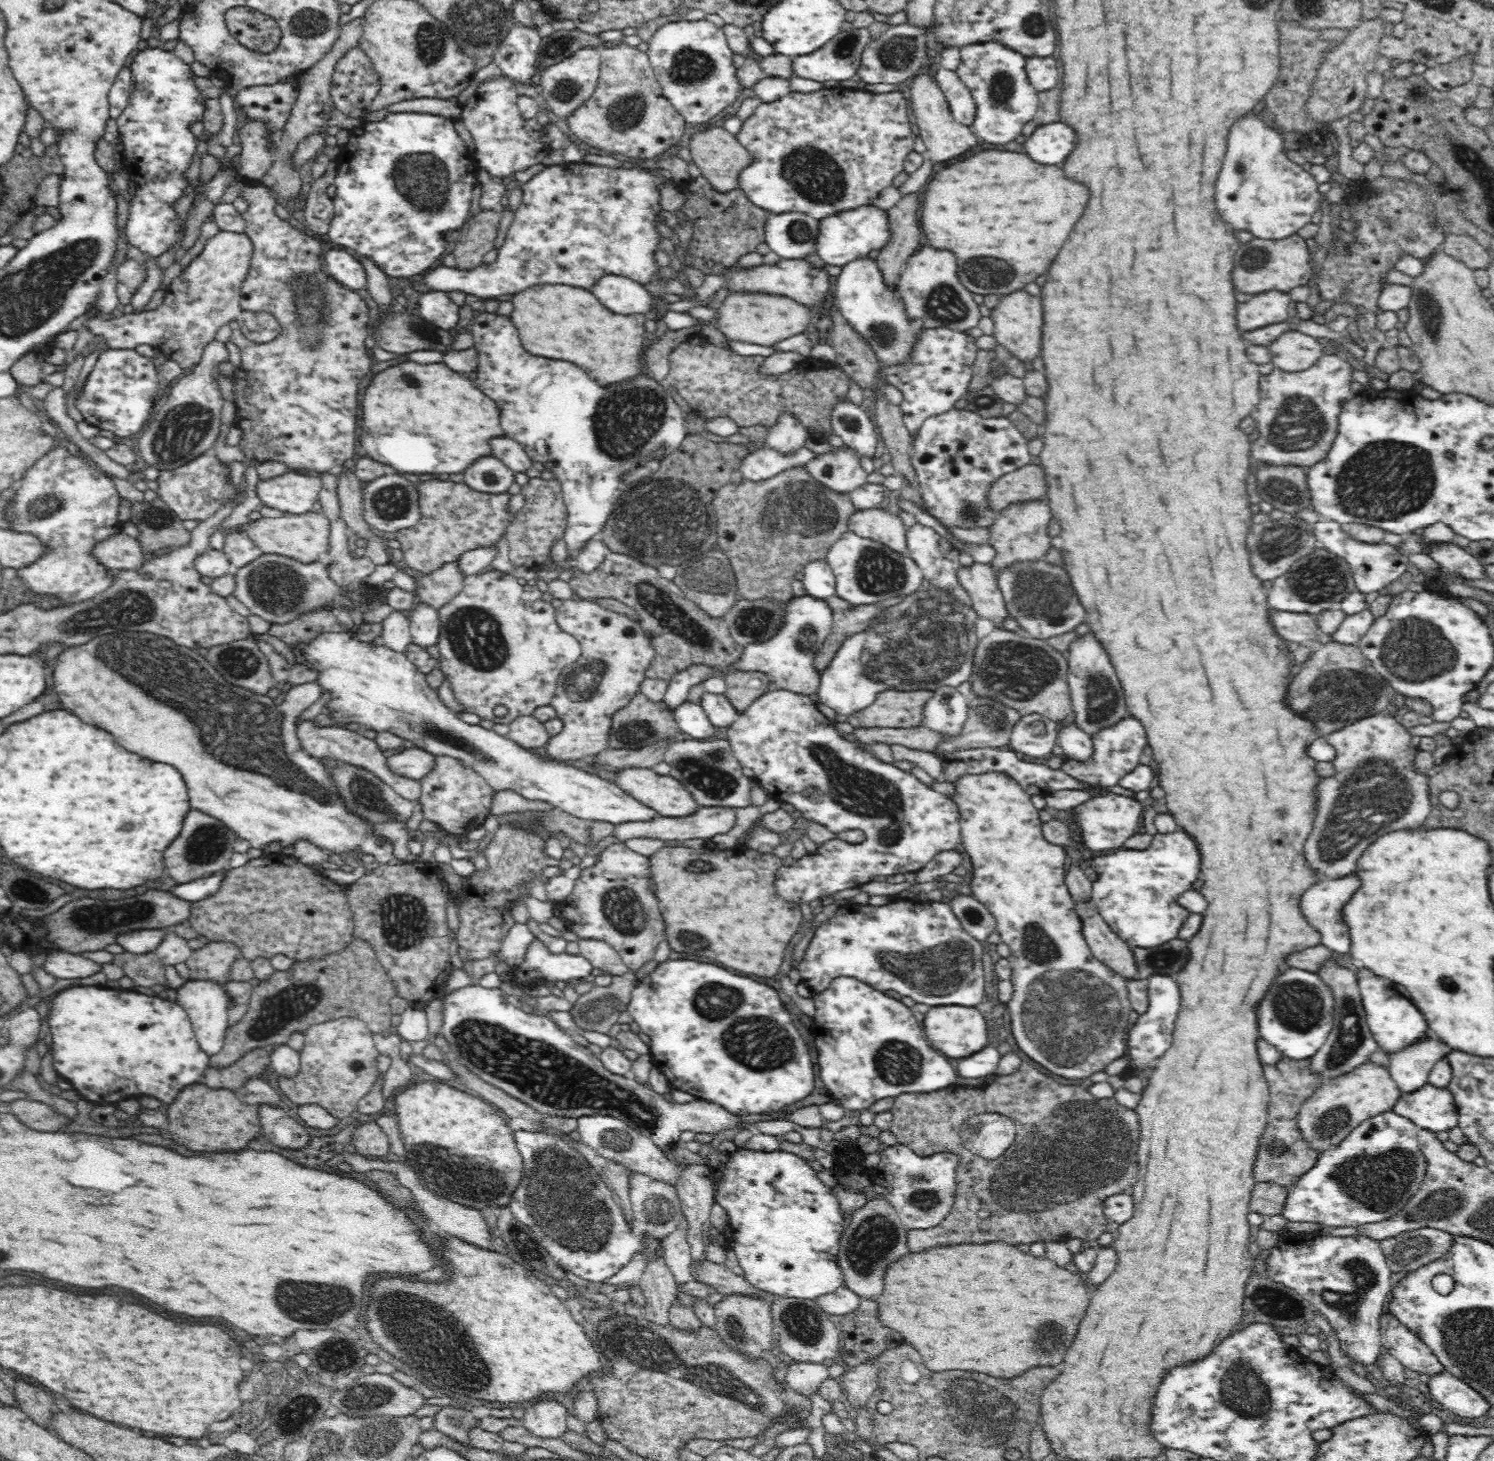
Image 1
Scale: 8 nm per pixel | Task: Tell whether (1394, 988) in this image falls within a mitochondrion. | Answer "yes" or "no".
no

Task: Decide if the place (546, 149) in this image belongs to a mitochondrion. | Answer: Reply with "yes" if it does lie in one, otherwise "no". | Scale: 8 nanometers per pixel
no

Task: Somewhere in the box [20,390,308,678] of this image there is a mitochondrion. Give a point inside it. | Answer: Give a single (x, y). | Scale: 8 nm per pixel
(130, 607)

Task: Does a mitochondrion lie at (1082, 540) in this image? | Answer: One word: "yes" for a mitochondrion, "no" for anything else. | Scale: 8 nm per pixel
no

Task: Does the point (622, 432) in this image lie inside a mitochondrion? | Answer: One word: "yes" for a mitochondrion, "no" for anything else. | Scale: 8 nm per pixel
yes

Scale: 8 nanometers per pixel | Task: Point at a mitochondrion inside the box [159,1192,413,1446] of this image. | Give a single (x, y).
(299, 1298)

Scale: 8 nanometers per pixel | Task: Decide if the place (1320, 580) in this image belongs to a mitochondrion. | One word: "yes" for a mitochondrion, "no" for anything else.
yes

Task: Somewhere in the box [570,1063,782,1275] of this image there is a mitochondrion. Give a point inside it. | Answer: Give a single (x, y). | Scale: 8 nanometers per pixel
(655, 1209)

